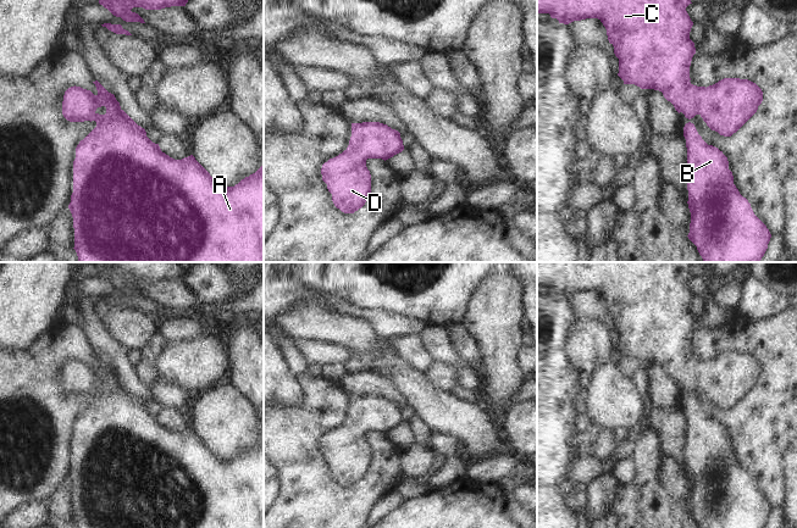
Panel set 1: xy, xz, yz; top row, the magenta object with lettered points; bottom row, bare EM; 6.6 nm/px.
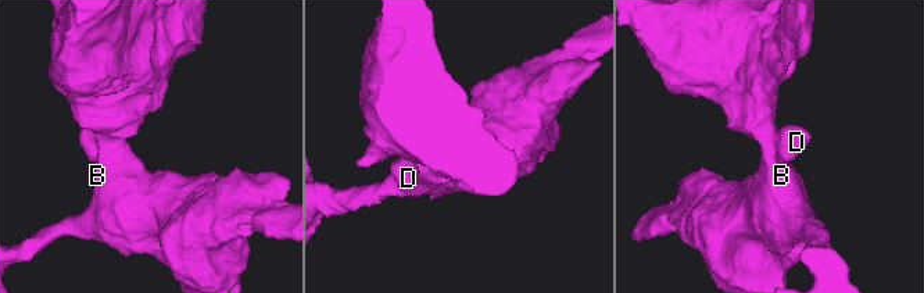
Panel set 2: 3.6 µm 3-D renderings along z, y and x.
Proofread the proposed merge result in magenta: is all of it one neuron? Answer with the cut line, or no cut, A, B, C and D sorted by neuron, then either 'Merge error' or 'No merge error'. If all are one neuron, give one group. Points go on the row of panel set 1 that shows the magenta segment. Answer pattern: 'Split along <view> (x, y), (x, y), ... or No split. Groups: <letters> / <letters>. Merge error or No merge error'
No split. Groups: A B C D. No merge error

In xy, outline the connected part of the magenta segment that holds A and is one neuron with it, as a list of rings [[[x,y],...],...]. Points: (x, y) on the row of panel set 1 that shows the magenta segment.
[[[98,80],[93,82],[98,94],[81,87],[71,87],[65,91],[62,115],[70,122],[95,121],[96,127],[76,148],[73,161],[73,193],[68,209],[73,217],[74,250],[78,262],[264,262],[264,165],[234,187],[222,187],[195,160],[193,155],[175,160],[153,143],[144,128],[138,126],[120,106],[115,95],[109,93]]]

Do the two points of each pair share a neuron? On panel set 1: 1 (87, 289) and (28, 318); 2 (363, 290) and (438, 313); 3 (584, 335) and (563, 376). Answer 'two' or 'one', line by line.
1: two
2: one
3: two

